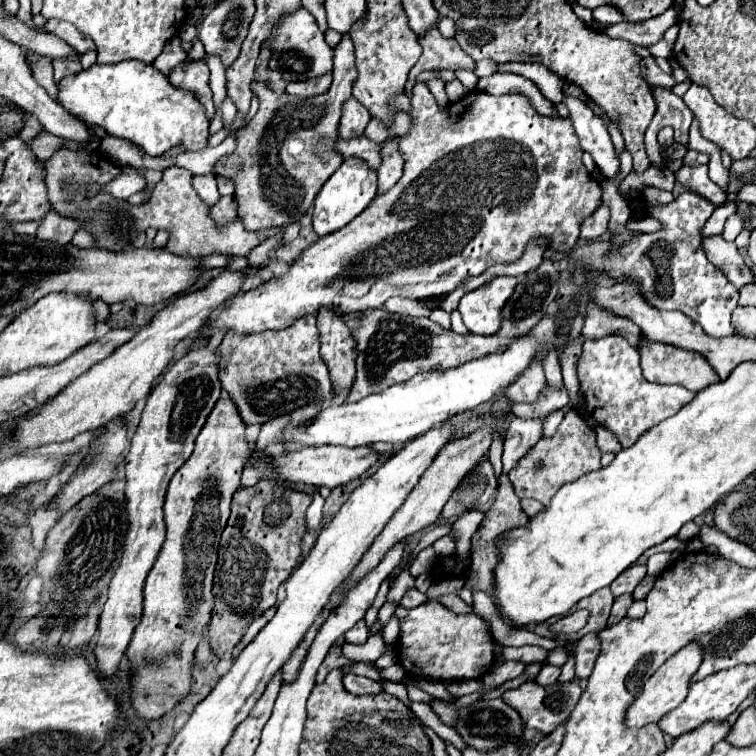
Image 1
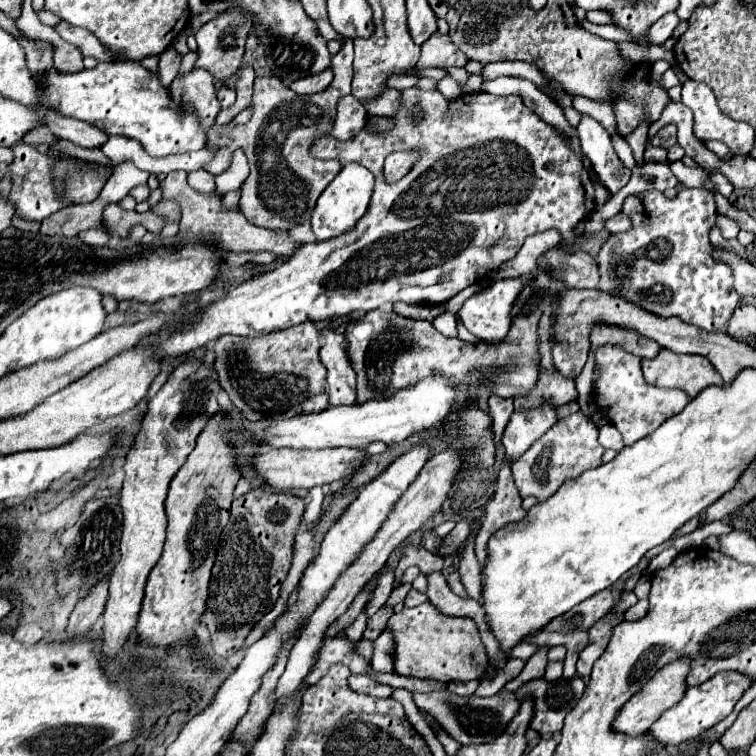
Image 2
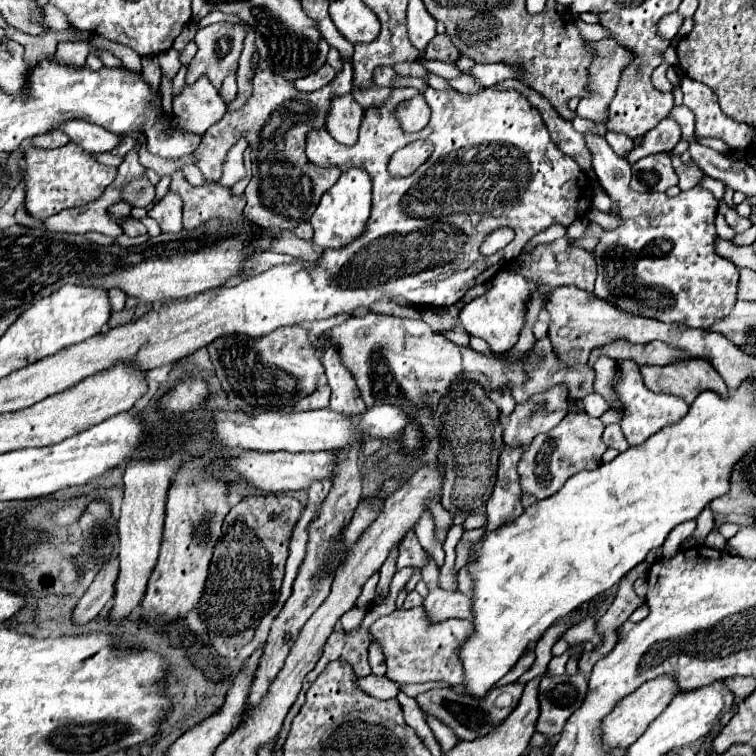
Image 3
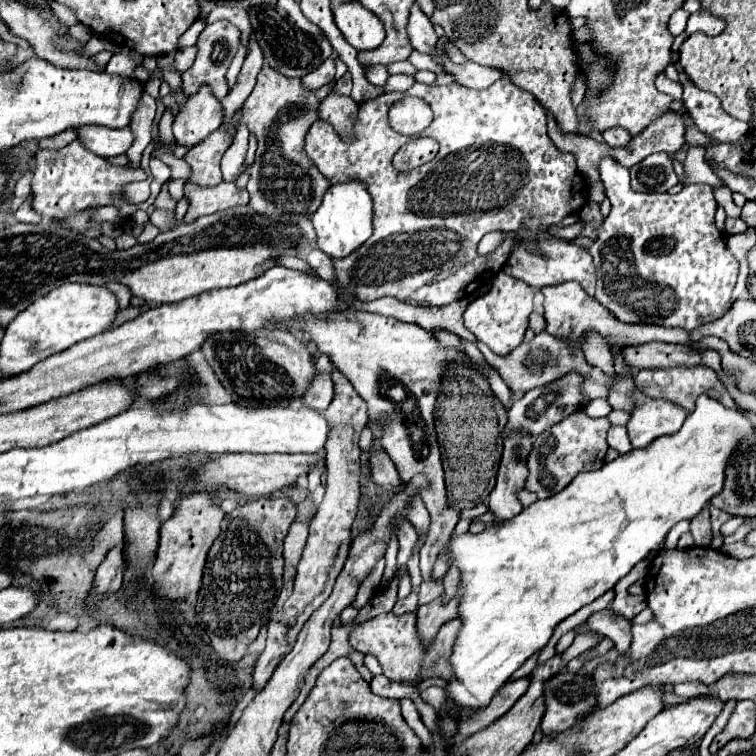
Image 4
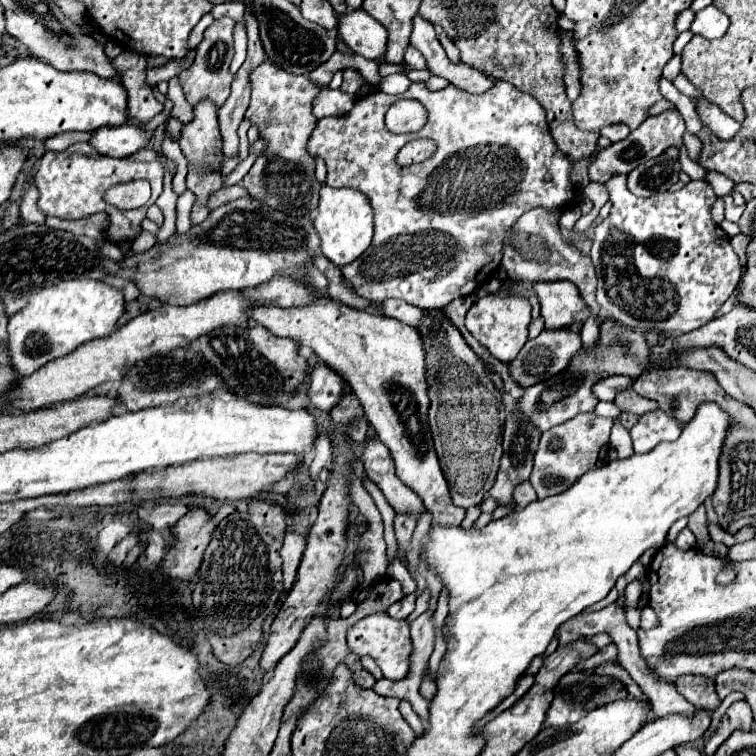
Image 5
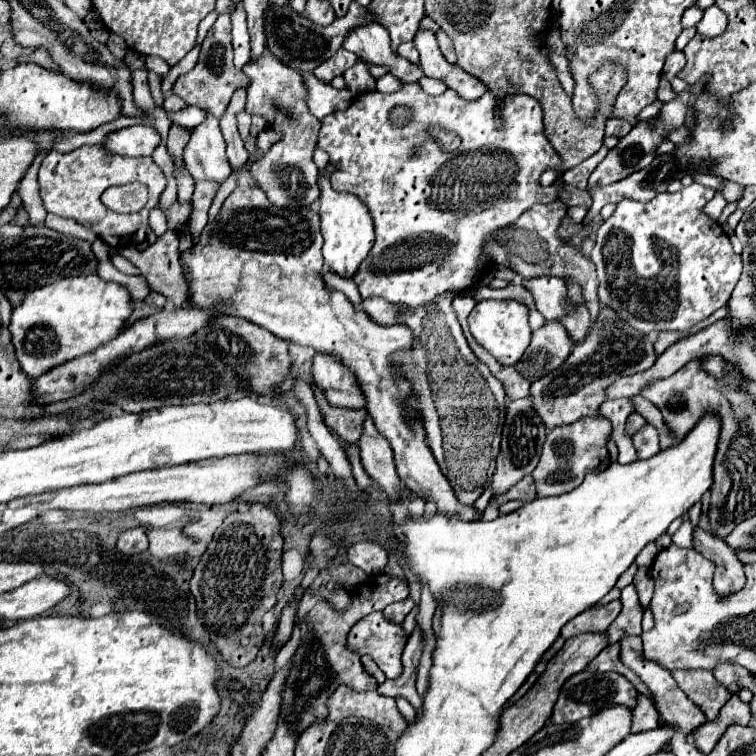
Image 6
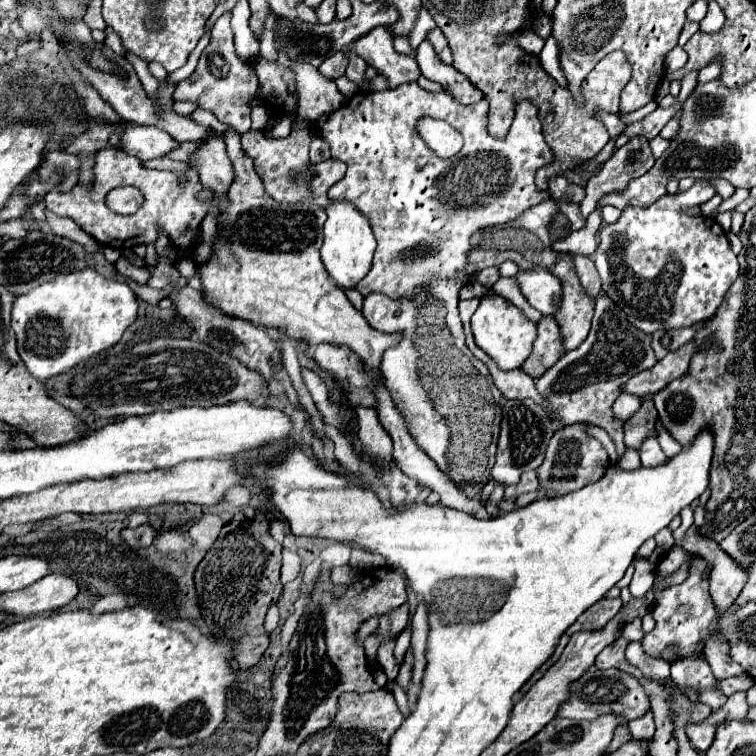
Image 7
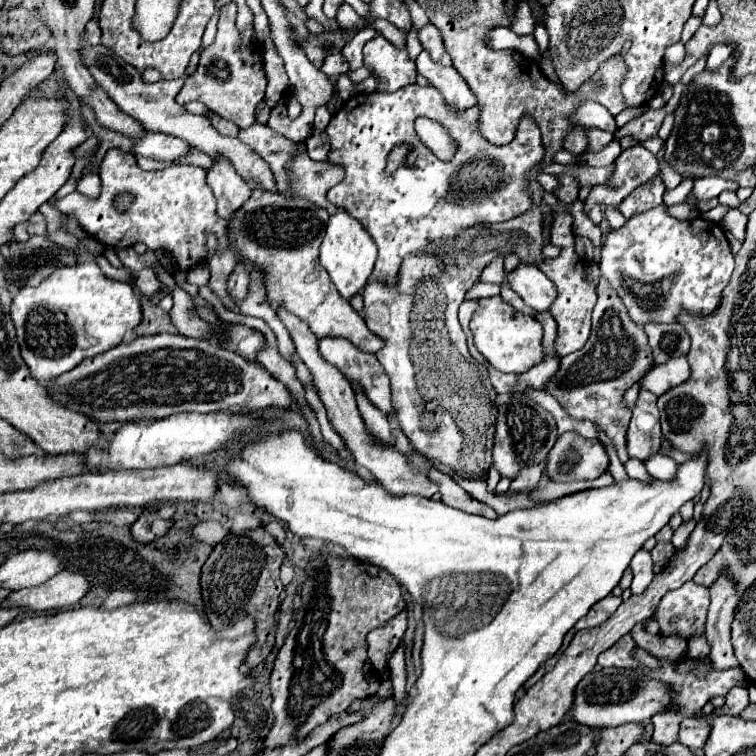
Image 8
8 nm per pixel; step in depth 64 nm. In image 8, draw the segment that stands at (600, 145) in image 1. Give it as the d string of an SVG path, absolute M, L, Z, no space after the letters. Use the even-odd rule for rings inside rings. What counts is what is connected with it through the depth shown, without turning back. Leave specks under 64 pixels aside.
M712 176L712 178L698 178L698 180L694 182L696 200L710 200L710 198L720 196L720 192L724 192L724 190L736 192L738 188L740 188L738 182L724 180L724 178L718 178L718 176ZM666 204L660 208L652 208L644 214L632 216L624 228L610 230L604 240L600 272L612 288L616 288L624 306L628 308L630 318L636 324L646 324L646 320L656 322L676 322L676 314L688 310L692 314L710 314L720 304L720 294L728 284L734 270L734 254L730 252L730 244L722 232L722 228L714 222L696 218L696 220L676 220L666 212Z

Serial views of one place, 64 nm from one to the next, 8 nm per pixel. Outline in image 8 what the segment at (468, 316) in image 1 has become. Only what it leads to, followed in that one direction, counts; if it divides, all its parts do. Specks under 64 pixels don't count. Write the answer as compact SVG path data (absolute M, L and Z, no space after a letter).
M500 296L478 300L478 308L470 318L470 330L478 352L500 372L522 374L544 360L542 326L538 324L538 320L514 310Z

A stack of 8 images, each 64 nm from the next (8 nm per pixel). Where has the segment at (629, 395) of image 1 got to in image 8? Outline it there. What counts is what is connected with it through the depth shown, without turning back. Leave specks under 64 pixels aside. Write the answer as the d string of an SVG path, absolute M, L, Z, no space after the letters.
M654 454L654 456L646 462L646 470L648 470L654 478L658 478L658 480L662 480L662 482L668 482L668 480L672 480L672 478L676 476L678 466L676 466L676 462L674 462L672 458Z

